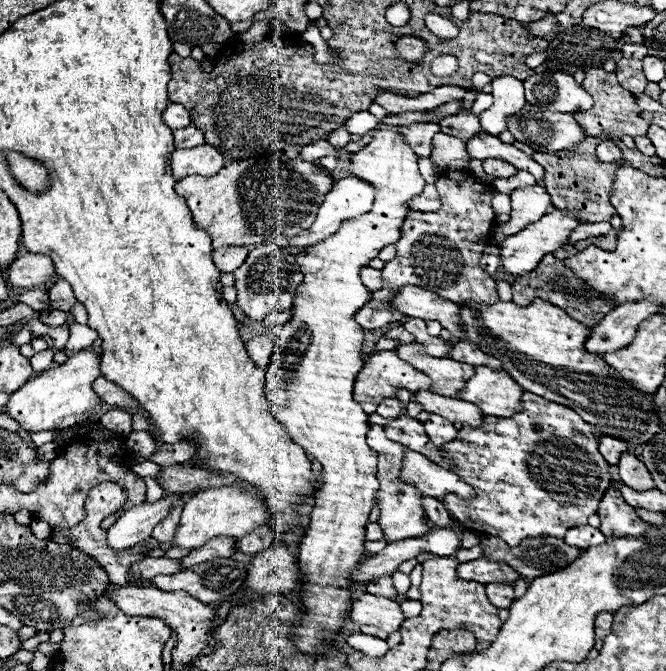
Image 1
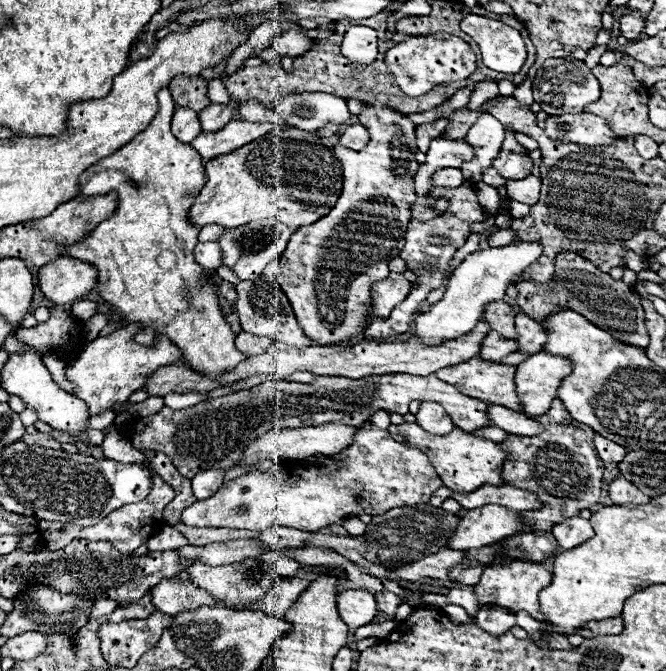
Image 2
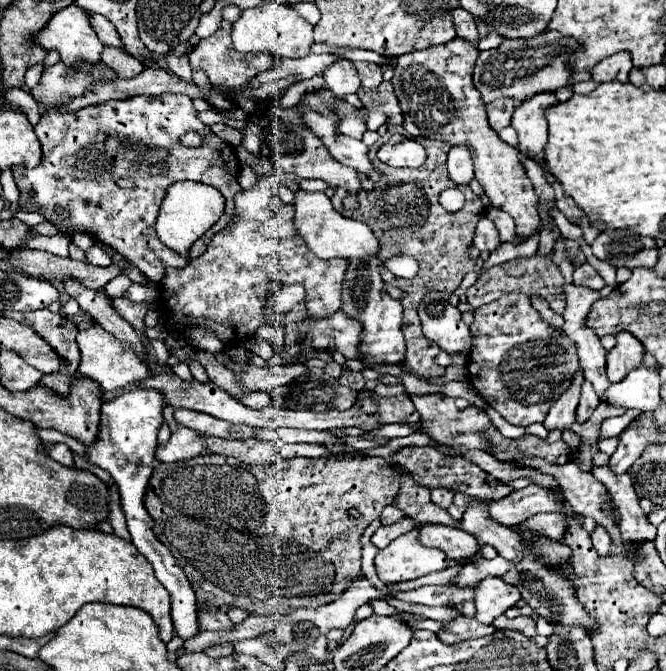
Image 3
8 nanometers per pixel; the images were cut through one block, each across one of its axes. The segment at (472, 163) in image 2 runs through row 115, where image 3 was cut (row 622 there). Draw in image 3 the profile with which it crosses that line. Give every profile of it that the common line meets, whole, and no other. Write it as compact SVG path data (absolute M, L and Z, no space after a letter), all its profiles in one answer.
M488 576L480 582L476 590L476 620L482 624L492 624L492 620L504 614L510 606L520 600L520 590L502 578Z

